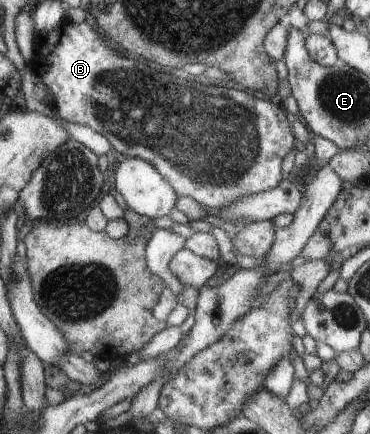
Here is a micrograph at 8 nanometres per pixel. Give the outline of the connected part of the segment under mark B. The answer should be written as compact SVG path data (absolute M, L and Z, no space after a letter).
M63 22L54 33L48 33L45 41L35 44L36 55L30 64L40 81L50 87L48 91L54 93L58 115L64 121L90 127L104 135L112 148L126 158L151 162L180 196L192 197L200 205L217 211L252 193L279 188L282 184L282 161L298 139L292 135L284 109L272 101L262 101L248 91L220 85L206 87L168 73L158 73L144 61L118 53L86 22Z

